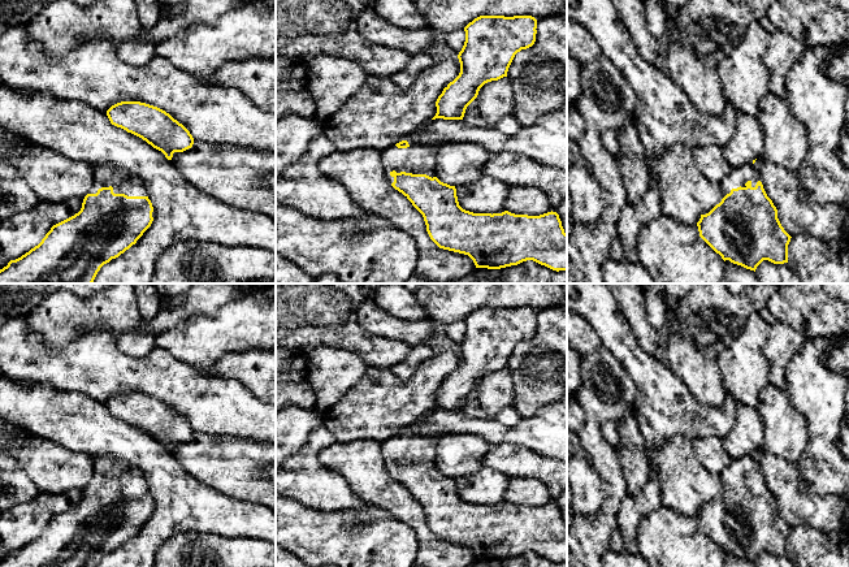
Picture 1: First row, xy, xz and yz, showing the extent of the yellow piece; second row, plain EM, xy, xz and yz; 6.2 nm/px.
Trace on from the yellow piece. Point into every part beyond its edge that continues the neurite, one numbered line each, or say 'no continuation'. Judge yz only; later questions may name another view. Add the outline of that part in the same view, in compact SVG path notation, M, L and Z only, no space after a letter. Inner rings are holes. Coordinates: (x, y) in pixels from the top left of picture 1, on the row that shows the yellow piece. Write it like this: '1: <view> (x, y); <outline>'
1: yz (737, 177); M753 161L738 168L732 168L729 174L723 178L723 181L719 183L723 191L723 198L729 194L732 189L737 189L740 186L746 187L745 183L748 181L751 182L751 187L755 187L757 182L759 181L759 173Z

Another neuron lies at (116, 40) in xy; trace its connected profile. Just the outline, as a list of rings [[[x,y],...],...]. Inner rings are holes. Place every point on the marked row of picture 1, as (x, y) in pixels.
[[[55,0],[31,20],[26,31],[43,47],[44,56],[57,59],[87,36],[104,36],[114,48],[134,36],[140,38],[144,44],[156,46],[172,36],[185,34],[195,23],[213,25],[222,14],[243,4],[243,0],[187,0],[183,13],[160,17],[151,30],[144,30],[130,0],[100,0],[88,7],[77,5],[69,0]]]

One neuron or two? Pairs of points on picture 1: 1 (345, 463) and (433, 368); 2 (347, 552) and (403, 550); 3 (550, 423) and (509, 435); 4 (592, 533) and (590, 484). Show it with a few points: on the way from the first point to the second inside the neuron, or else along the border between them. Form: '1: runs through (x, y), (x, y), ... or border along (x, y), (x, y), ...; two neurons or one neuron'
1: border along (337, 441), (373, 440), (380, 444); two neurons
2: runs through (362, 548), (389, 550); one neuron
3: runs through (540, 432), (519, 435); one neuron
4: border along (600, 487), (603, 494), (601, 509), (585, 519); two neurons

